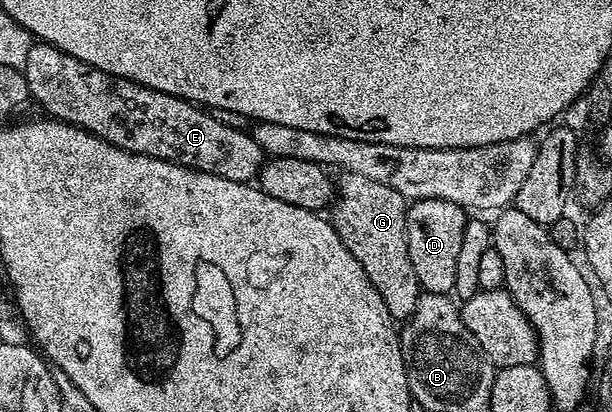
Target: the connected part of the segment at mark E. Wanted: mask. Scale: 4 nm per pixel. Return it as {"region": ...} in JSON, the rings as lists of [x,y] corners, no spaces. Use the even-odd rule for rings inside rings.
{"region":[[[32,43],[29,55],[21,70],[27,80],[27,92],[43,104],[48,118],[64,121],[66,125],[75,125],[78,129],[88,129],[109,143],[121,147],[130,153],[140,153],[150,157],[160,157],[172,161],[186,169],[199,169],[209,175],[221,175],[221,179],[254,182],[263,168],[265,154],[263,148],[255,142],[254,136],[231,126],[223,126],[206,108],[187,101],[184,97],[174,97],[133,81],[124,81],[122,77],[111,77],[105,71],[94,69],[81,59],[73,59],[65,51],[52,45]]]}

